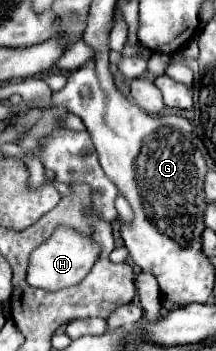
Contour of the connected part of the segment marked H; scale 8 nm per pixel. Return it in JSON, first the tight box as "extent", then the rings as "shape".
{"extent":[27,227,97,291],"shape":[[[57,227],[55,235],[33,251],[30,255],[27,273],[27,282],[33,287],[57,291],[61,287],[77,285],[91,270],[97,259],[97,243],[77,235],[73,229]]]}

